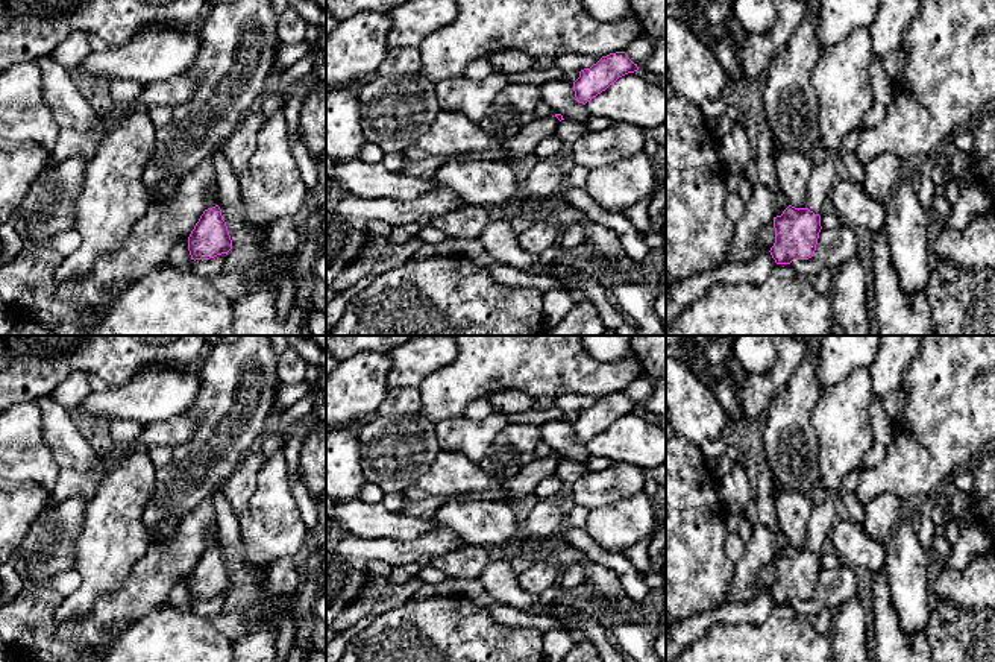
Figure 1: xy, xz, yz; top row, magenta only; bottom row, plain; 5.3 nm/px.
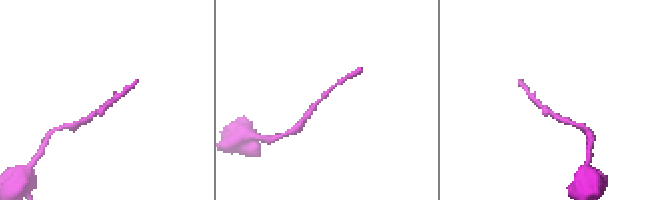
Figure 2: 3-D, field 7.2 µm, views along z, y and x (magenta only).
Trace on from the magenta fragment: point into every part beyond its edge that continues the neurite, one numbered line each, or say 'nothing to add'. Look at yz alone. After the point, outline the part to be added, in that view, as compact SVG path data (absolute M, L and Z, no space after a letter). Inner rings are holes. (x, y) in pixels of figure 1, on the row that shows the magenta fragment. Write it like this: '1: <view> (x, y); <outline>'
nothing to add

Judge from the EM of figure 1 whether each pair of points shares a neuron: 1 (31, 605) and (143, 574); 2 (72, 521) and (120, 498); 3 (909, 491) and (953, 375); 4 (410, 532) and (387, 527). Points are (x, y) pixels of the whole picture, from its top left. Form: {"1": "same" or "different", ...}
{"1": "same", "2": "different", "3": "same", "4": "same"}

